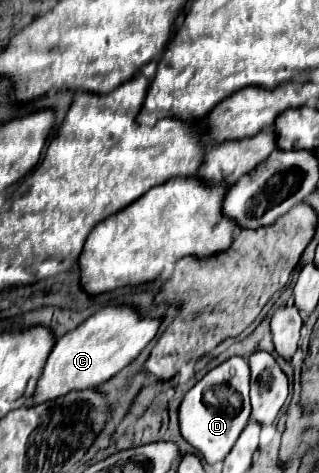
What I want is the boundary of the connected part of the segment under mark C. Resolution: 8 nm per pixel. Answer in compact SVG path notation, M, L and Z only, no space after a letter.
M106 306L98 310L76 330L70 330L56 340L54 350L50 352L50 358L42 370L42 378L38 380L32 406L60 398L60 394L68 394L70 390L98 388L140 354L140 350L156 336L158 326L160 320L144 320L130 306Z

